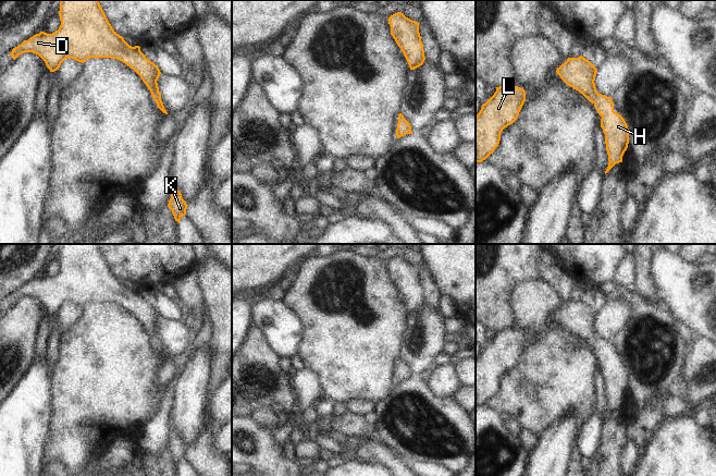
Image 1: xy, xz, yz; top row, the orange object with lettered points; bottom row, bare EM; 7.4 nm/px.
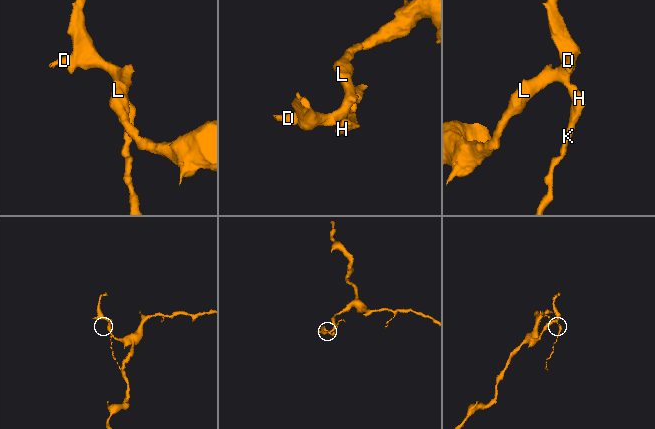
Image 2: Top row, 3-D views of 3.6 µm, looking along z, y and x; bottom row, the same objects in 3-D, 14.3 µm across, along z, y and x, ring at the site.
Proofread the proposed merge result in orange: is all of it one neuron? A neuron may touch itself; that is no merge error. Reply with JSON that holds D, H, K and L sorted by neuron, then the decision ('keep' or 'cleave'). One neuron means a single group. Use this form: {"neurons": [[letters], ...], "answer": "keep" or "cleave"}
{"neurons": [["D", "H", "K", "L"]], "answer": "keep"}

